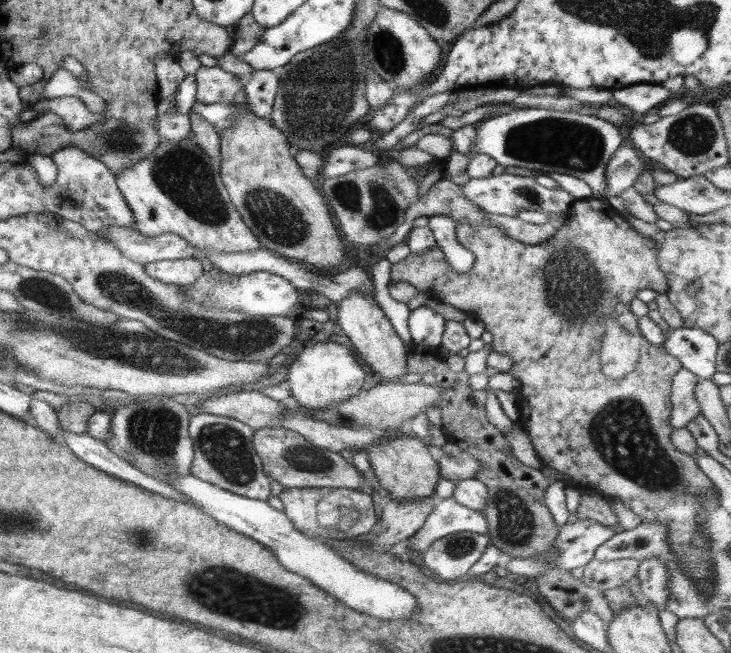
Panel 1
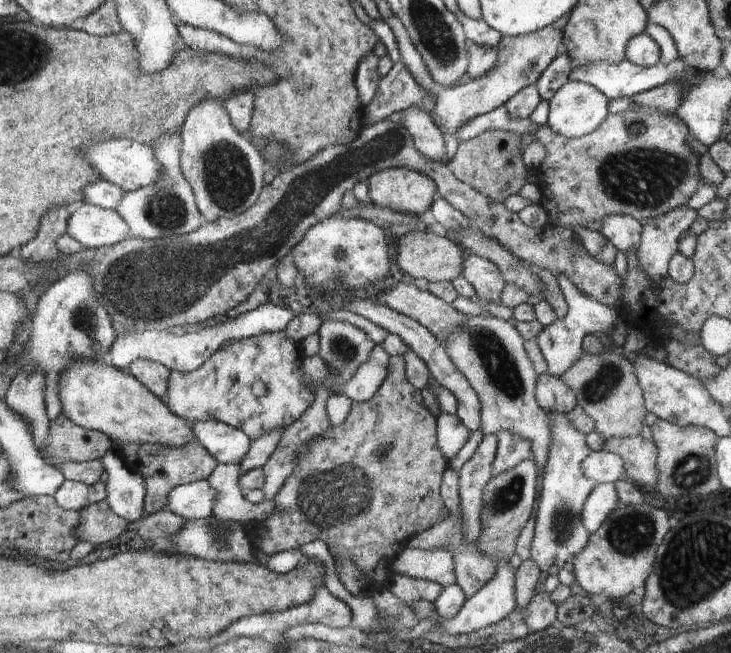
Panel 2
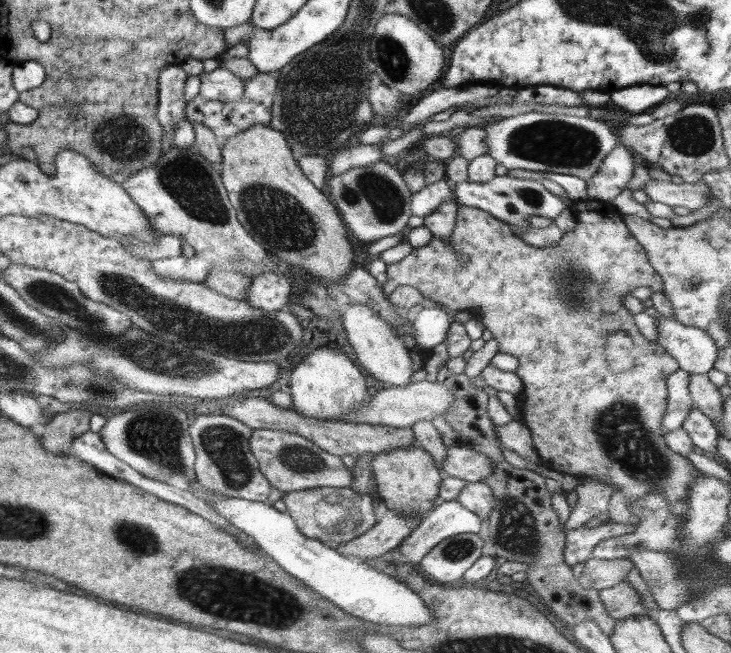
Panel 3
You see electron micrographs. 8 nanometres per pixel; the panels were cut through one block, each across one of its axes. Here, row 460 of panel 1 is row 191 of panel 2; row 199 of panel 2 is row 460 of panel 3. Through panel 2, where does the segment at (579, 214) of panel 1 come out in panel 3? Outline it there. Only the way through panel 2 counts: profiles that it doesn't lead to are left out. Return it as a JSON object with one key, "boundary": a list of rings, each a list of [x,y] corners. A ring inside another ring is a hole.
{"boundary":[[[588,198],[584,201],[575,201],[572,209],[576,218],[576,227],[563,233],[556,245],[542,248],[526,244],[524,240],[520,240],[520,238],[514,236],[508,224],[494,218],[488,212],[476,207],[461,205],[458,208],[454,232],[452,232],[450,240],[432,238],[426,246],[420,246],[420,249],[412,249],[403,260],[387,266],[388,281],[382,286],[383,294],[389,297],[398,286],[414,286],[422,294],[422,297],[437,302],[442,310],[453,312],[473,310],[485,329],[491,333],[493,338],[496,338],[499,353],[503,354],[504,352],[504,354],[511,354],[514,358],[518,358],[518,368],[515,370],[515,373],[518,375],[518,378],[521,378],[523,385],[522,393],[516,396],[519,401],[518,410],[521,414],[522,423],[527,425],[531,432],[534,448],[544,466],[552,470],[558,470],[561,473],[571,474],[577,479],[598,478],[598,480],[610,484],[614,488],[614,492],[622,492],[627,502],[636,502],[638,498],[642,498],[642,496],[646,496],[650,492],[662,492],[662,496],[664,496],[670,512],[680,522],[686,522],[688,508],[690,508],[690,488],[696,484],[701,470],[694,467],[688,457],[674,452],[666,445],[666,441],[664,440],[666,432],[662,429],[662,418],[666,414],[666,406],[668,406],[669,400],[666,378],[672,372],[676,372],[679,369],[678,362],[664,350],[664,347],[660,346],[660,343],[650,342],[648,338],[638,331],[633,320],[633,315],[624,307],[623,300],[627,295],[631,295],[636,288],[647,287],[654,292],[663,292],[662,278],[654,271],[653,265],[649,262],[649,255],[646,253],[644,247],[642,247],[642,243],[639,243],[638,239],[634,238],[634,235],[630,233],[622,214],[612,206],[611,202],[608,203],[607,201],[597,201]],[[456,253],[468,255],[470,259],[467,262],[459,261]],[[618,333],[630,335],[634,343],[638,345],[639,352],[636,356],[636,364],[634,364],[632,370],[626,370],[626,372],[620,372],[620,374],[610,374],[608,366],[604,362],[604,346],[606,346],[606,336],[608,334]]]}

